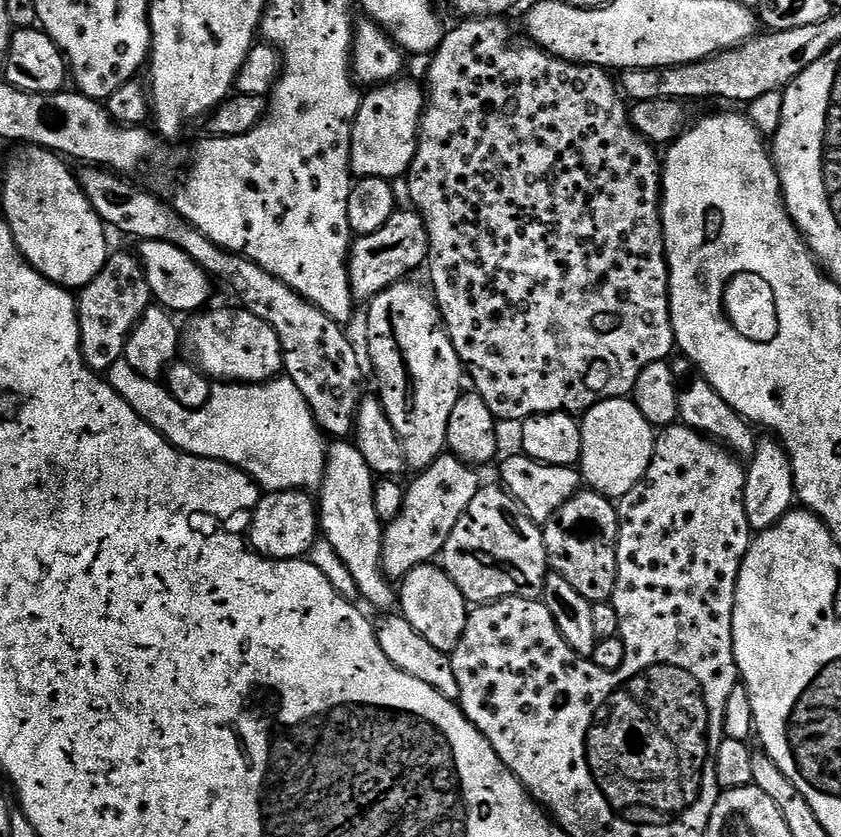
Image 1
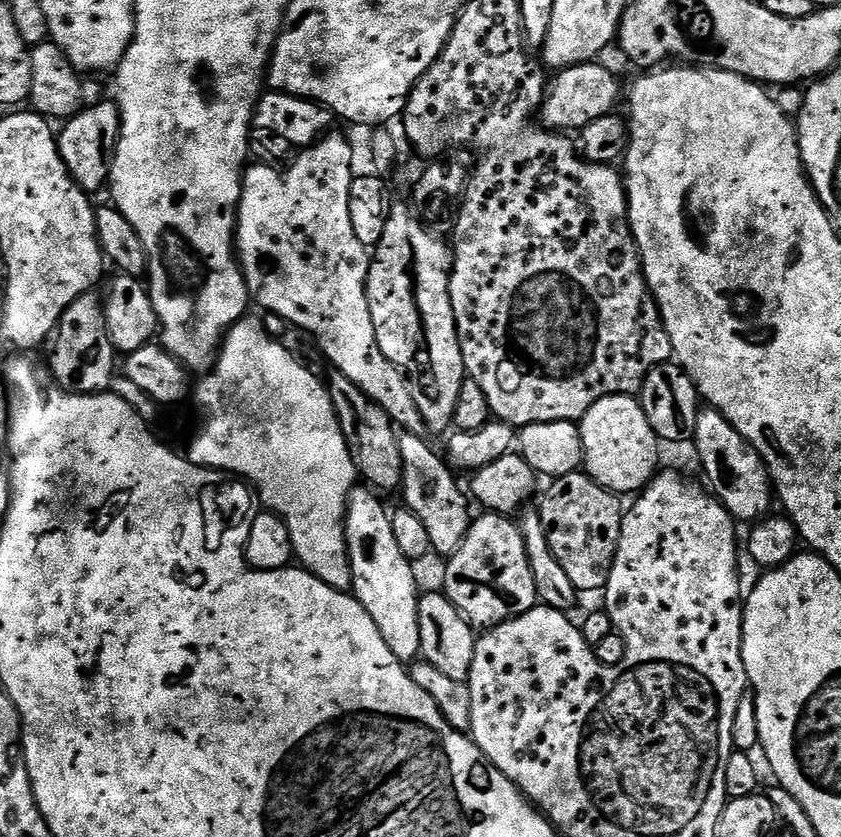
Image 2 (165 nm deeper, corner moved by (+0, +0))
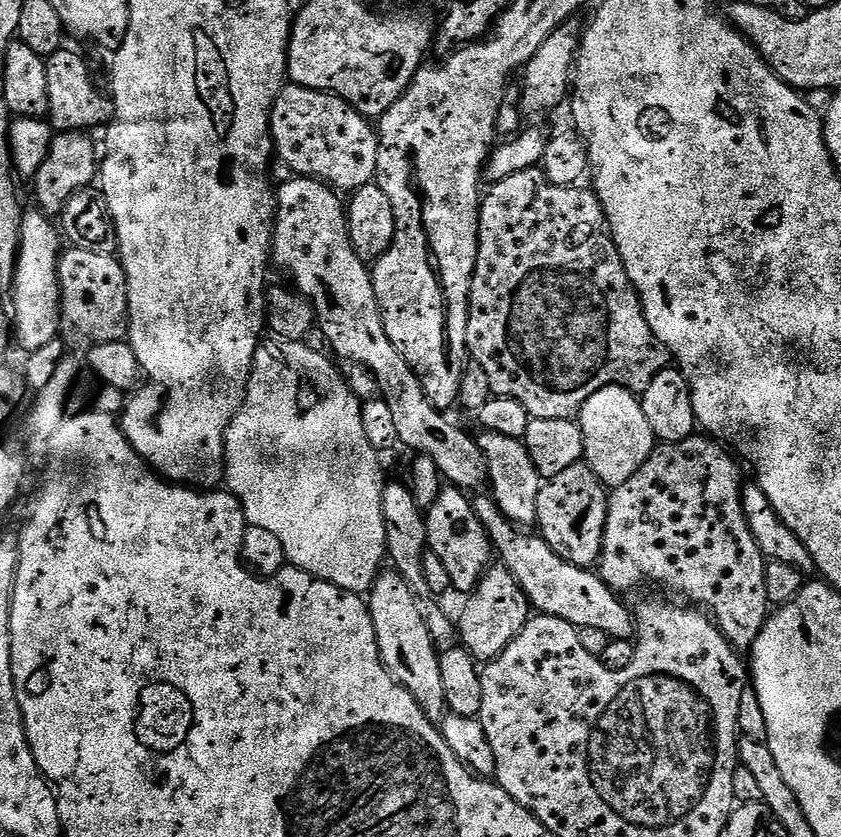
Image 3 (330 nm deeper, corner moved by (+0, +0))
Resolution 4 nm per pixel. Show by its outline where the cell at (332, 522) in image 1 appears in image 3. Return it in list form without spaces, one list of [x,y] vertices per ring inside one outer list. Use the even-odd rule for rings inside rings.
[[[384,570],[372,583],[372,590],[367,593],[366,603],[374,622],[374,634],[378,642],[380,660],[387,666],[389,674],[411,694],[414,702],[418,702],[418,706],[422,706],[422,710],[431,720],[434,722],[443,720],[448,703],[446,702],[446,690],[442,690],[442,666],[438,655],[438,645],[432,641],[432,635],[426,626],[426,618],[420,613],[421,601],[417,600],[410,586],[396,571]]]

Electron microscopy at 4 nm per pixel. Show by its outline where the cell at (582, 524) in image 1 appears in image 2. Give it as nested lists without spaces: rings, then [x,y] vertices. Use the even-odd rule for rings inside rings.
[[[580,470],[557,476],[549,484],[552,485],[549,486],[544,501],[538,505],[538,511],[554,558],[558,558],[570,582],[574,582],[577,593],[607,589],[626,515],[625,509],[620,509],[621,497],[598,486]]]

